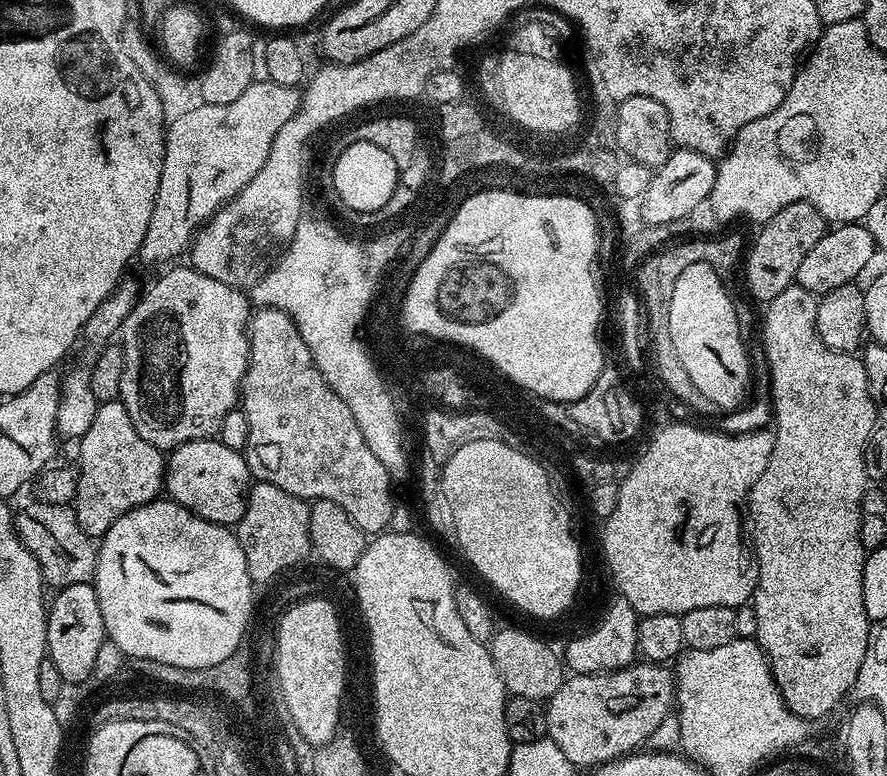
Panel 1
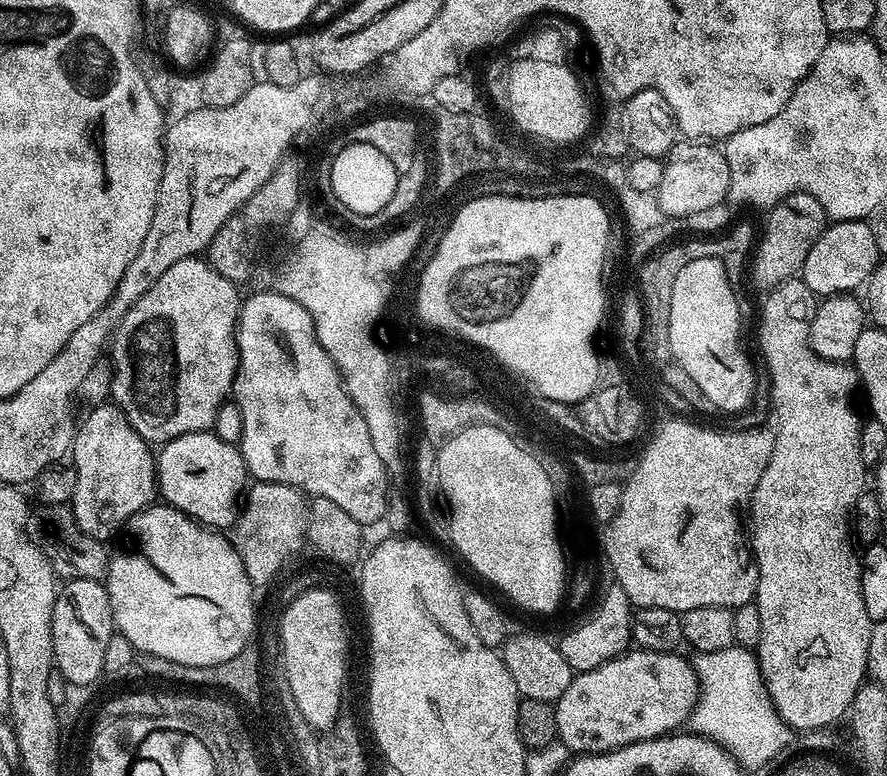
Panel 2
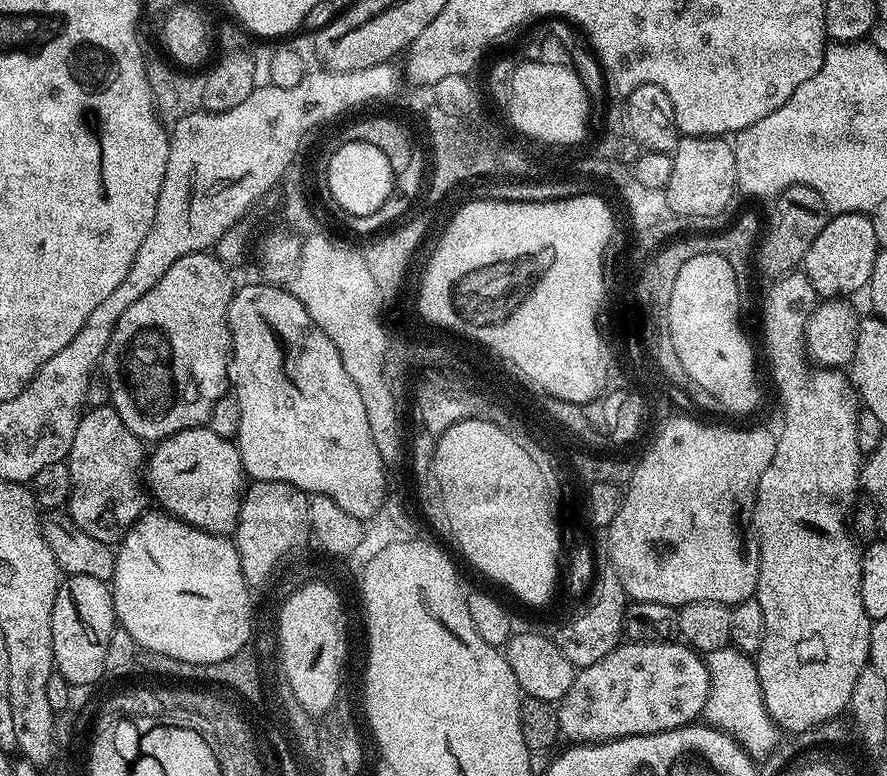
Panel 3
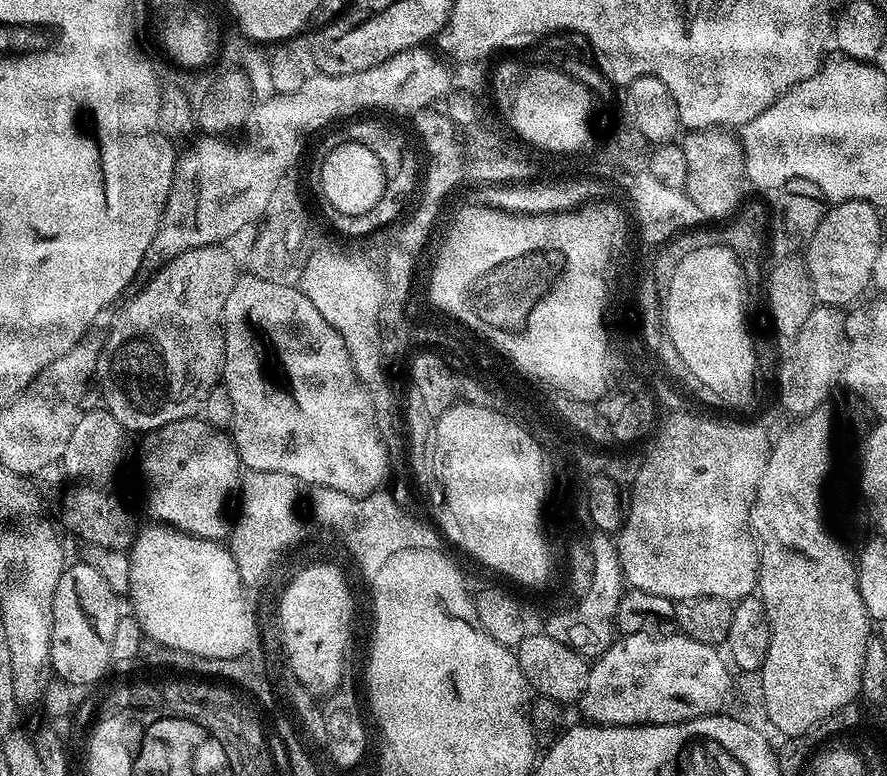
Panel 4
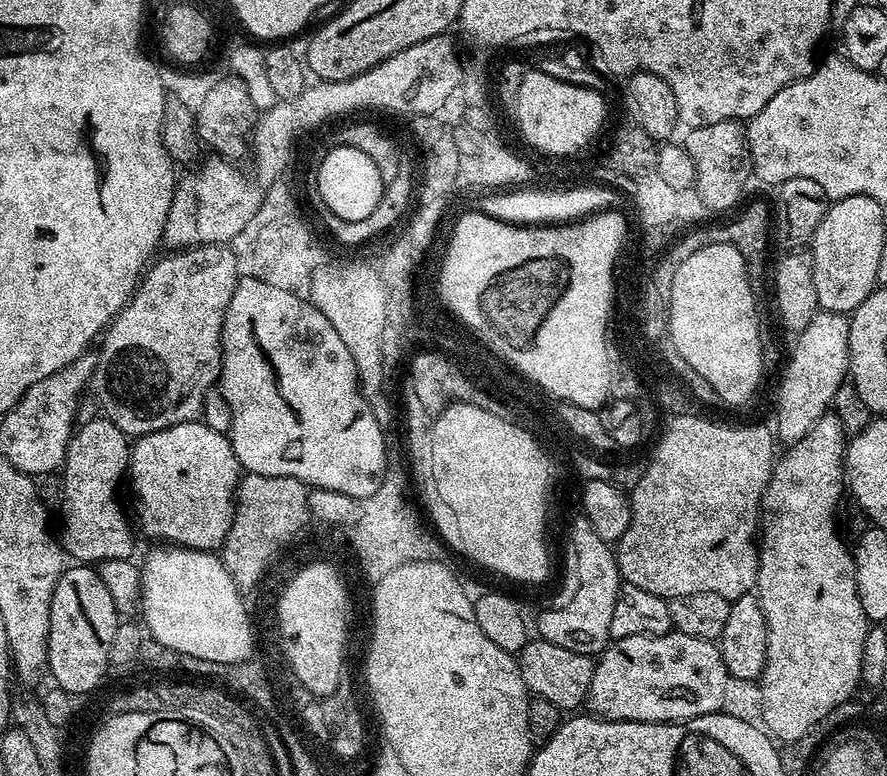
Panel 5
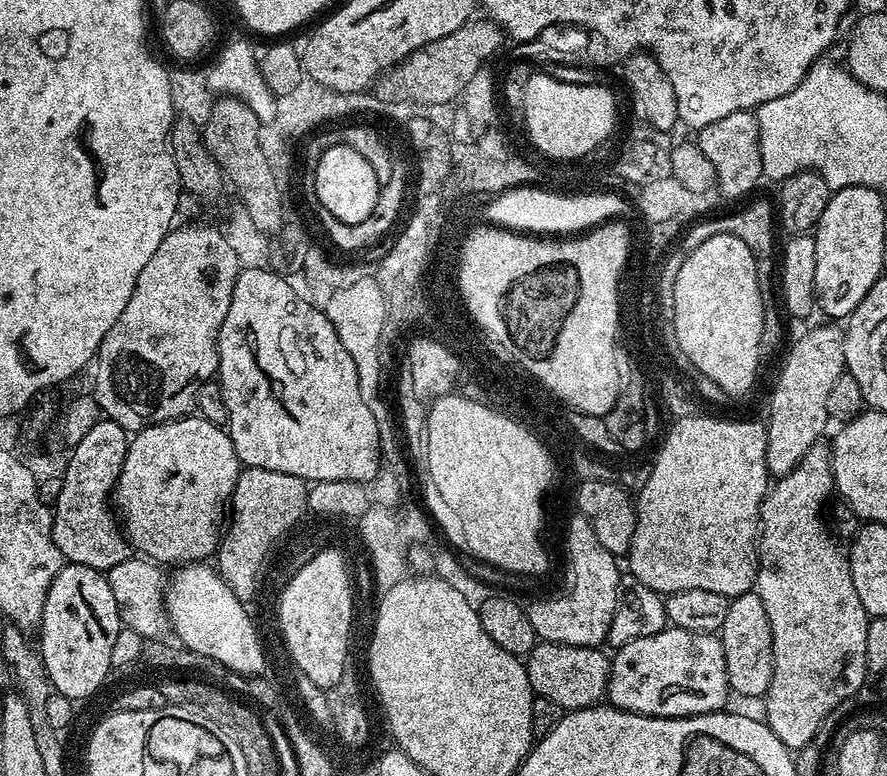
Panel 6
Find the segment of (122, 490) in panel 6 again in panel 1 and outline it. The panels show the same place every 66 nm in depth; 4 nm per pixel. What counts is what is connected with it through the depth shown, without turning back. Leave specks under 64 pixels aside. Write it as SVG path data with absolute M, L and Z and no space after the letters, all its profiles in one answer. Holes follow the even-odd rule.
M219 438L195 440L180 444L166 456L164 488L176 504L181 504L195 516L215 524L235 526L246 510L250 473L248 461L230 446L222 446Z

